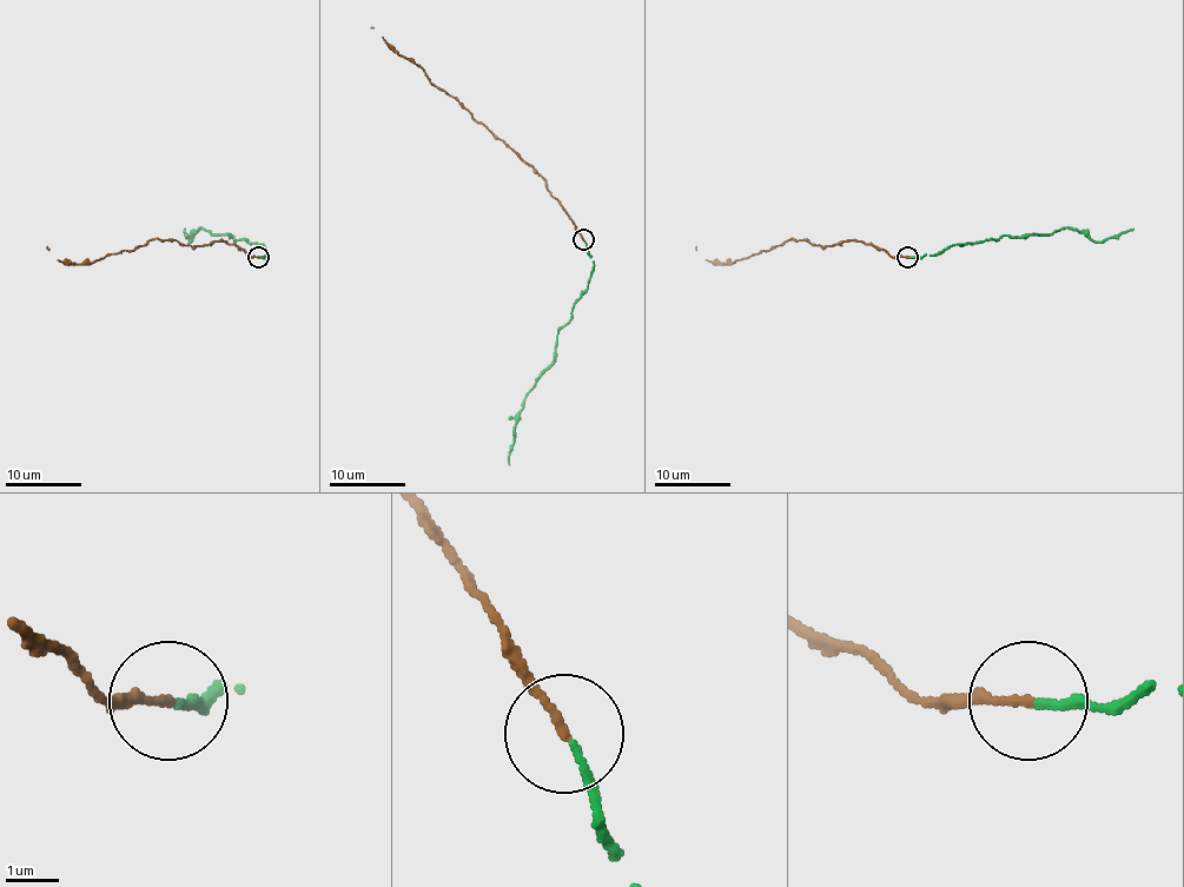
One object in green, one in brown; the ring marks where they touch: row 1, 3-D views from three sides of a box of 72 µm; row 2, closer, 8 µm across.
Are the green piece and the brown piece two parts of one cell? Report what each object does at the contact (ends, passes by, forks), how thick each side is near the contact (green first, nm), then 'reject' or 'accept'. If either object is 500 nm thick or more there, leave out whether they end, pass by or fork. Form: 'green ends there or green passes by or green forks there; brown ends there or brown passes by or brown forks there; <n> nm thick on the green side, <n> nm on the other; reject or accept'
green ends there; brown ends there; 140 nm thick on the green side, 150 nm on the other; accept

